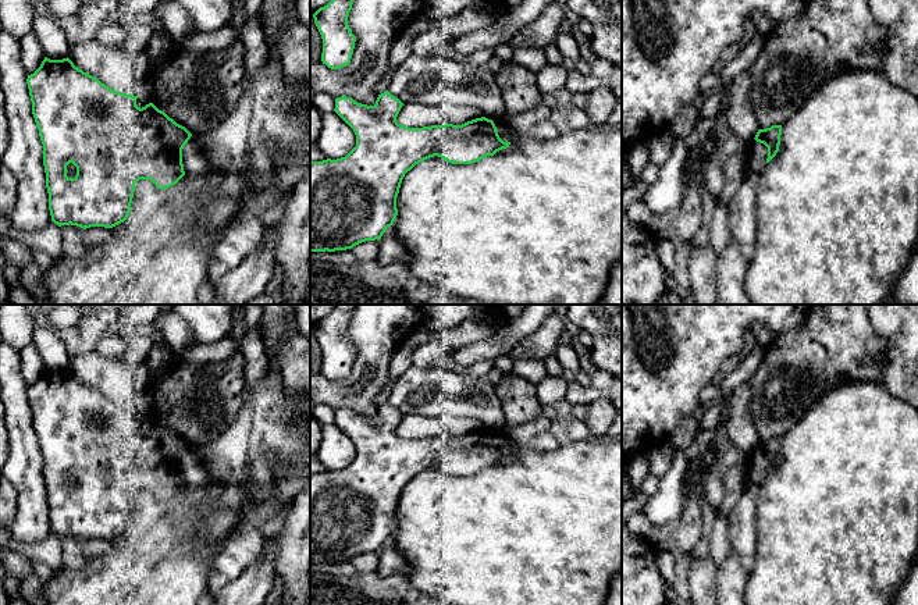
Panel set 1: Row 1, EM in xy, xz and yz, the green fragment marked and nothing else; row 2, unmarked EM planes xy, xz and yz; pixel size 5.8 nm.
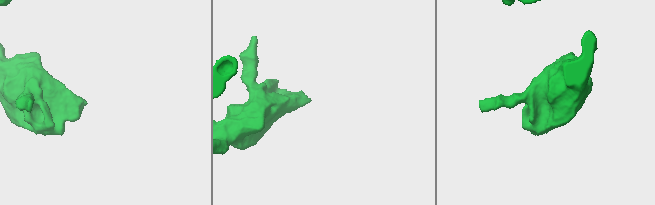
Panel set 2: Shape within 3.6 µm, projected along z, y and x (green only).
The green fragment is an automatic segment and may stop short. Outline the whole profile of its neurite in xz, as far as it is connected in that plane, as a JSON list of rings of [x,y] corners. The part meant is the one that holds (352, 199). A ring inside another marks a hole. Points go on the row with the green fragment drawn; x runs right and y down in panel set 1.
[[[388,90],[378,95],[374,106],[346,96],[335,99],[334,111],[353,129],[356,146],[345,157],[310,161],[310,252],[346,250],[366,241],[381,239],[396,220],[402,179],[416,164],[434,156],[452,164],[472,164],[494,156],[517,139],[504,121],[485,117],[462,125],[409,128],[396,121],[402,106]]]

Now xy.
[[[45,57],[40,67],[28,75],[26,83],[43,145],[49,210],[58,227],[113,228],[128,218],[139,179],[150,179],[159,189],[167,189],[184,175],[199,178],[207,170],[198,136],[153,103],[138,107],[138,95],[113,90],[75,67],[68,57]],[[70,163],[76,167],[74,178],[67,177]]]

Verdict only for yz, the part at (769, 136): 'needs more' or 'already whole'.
needs more

